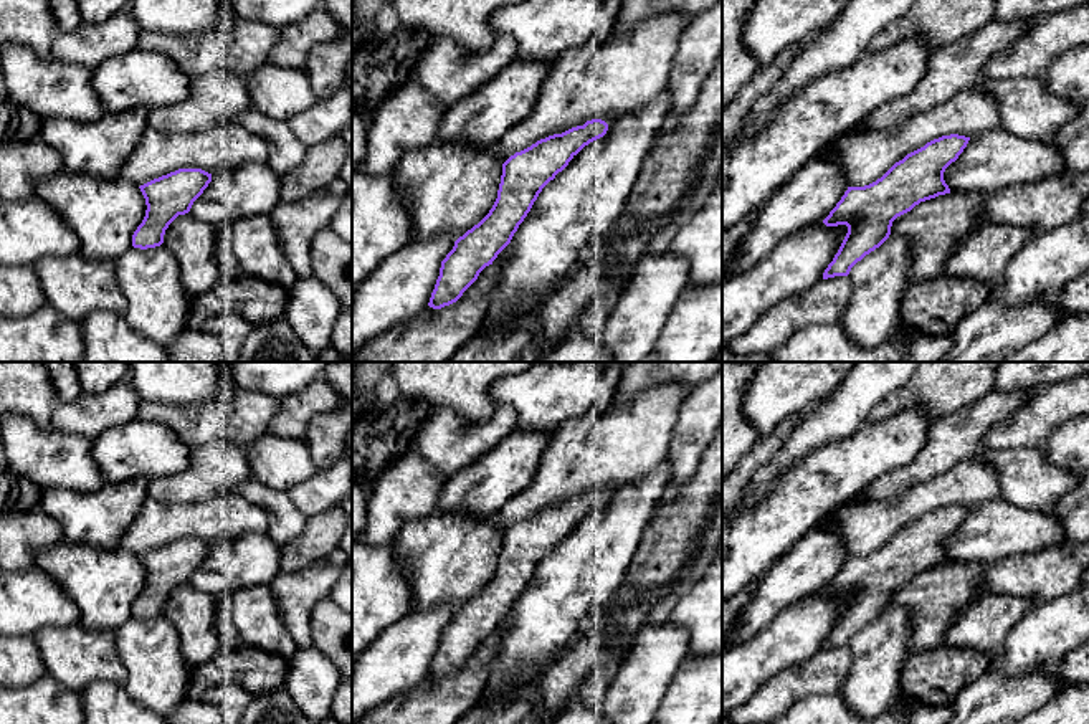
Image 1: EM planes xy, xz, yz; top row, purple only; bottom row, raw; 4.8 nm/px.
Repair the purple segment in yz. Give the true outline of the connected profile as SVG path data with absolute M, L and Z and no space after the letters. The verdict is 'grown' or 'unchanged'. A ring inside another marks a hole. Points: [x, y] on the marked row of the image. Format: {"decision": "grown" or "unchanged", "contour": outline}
{"decision": "unchanged", "contour": "M958 134L942 136L907 154L876 182L848 187L823 220L826 226L848 226L823 279L848 276L858 261L889 238L897 217L911 212L920 202L950 193L944 172L958 159L968 141L970 137Z"}

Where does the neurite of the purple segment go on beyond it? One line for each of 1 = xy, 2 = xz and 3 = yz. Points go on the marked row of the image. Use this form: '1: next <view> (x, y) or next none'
1: next none
2: next none
3: next none

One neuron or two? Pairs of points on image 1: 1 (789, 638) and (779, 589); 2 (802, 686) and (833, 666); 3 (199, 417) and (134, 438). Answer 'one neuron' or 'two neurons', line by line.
1: two neurons
2: one neuron
3: two neurons

